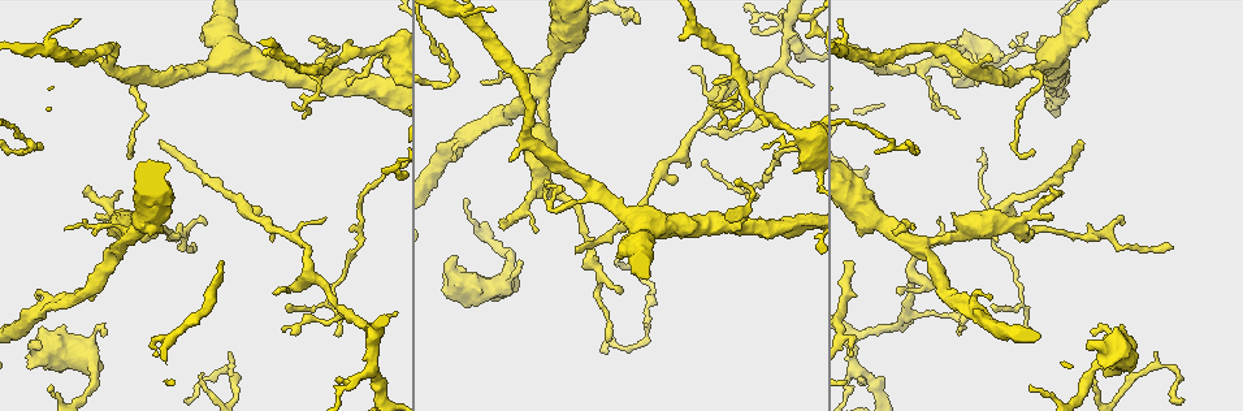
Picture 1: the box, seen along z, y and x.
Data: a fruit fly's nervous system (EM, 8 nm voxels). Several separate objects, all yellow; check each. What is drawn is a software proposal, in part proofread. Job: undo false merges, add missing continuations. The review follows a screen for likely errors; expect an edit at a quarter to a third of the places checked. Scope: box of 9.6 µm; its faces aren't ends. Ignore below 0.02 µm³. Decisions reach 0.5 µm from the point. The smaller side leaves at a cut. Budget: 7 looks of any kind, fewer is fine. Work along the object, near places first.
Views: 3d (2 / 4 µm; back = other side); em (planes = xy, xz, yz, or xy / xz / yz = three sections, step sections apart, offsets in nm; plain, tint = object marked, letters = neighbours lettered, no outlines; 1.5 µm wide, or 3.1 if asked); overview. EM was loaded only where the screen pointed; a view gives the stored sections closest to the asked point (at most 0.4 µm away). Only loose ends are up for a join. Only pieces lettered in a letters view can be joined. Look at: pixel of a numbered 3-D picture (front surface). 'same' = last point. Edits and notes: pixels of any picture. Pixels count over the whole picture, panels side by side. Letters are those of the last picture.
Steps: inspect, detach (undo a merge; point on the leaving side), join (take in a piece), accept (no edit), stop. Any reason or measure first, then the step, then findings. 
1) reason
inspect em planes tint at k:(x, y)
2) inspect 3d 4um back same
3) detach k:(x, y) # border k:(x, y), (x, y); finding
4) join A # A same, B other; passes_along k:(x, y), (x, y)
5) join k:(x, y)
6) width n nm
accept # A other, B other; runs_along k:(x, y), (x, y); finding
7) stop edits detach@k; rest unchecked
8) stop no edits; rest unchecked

tapers out
inspect 3d 4um at 1:(193, 244)

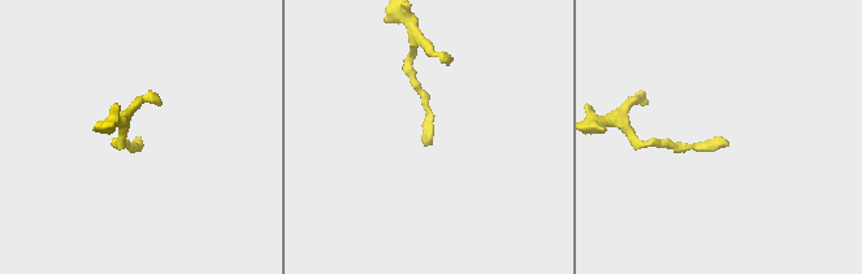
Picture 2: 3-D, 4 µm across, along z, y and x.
shape alone is not enough
inspect em xy step 8 letters at 2:(137, 138)

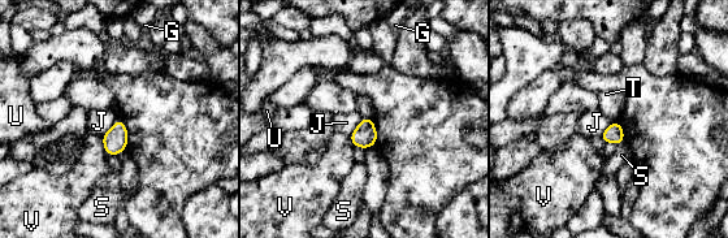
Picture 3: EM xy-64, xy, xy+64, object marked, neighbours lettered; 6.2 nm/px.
width 110 nm
accept # G other, J other, S other, T other, U other, V other; border 3:(118, 118), (102, 137); no lettered piece goes on from it

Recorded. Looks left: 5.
tapers out
inspect em planes letters at 1:(995, 240)

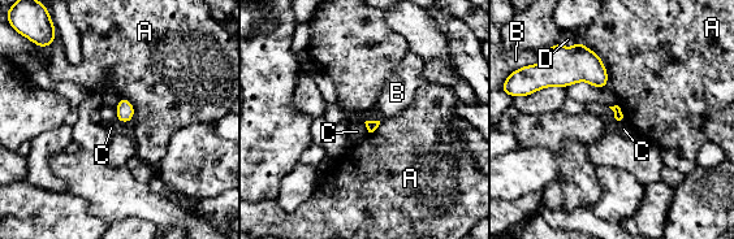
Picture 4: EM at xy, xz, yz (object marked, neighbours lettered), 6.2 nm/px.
longest_contact A 340 nm
accept # A other, B other, C other, D other; border 4:(578, 39), (600, 59), (608, 85); no lettered piece goes on from it

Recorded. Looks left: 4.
branch stops here
inspect em planes letters at 1:(201, 373)

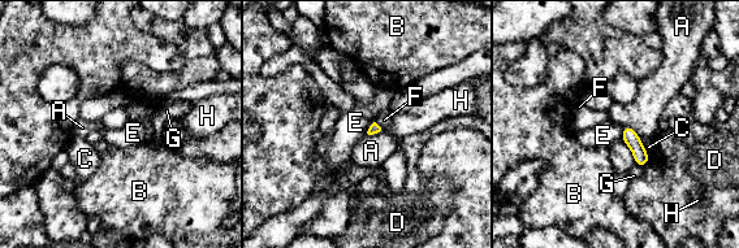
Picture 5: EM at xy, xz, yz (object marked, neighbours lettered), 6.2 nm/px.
accept # A other, B other, C other, D other, E other, F other, G other, H other; border 5:(623, 125), (621, 136); none of them fits

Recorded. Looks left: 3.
stop no edits; rest unchecked

